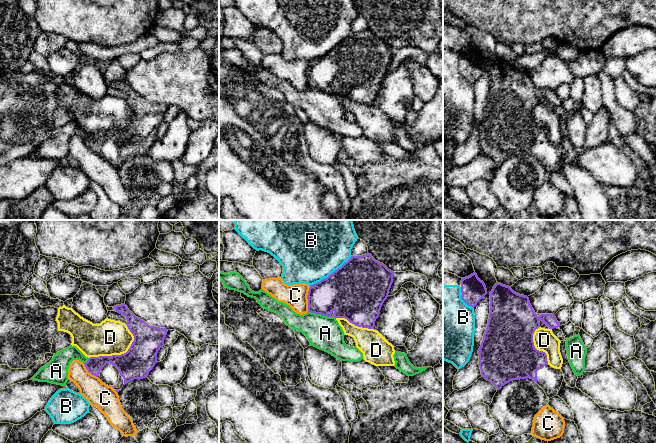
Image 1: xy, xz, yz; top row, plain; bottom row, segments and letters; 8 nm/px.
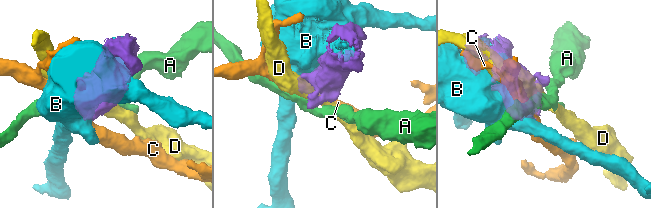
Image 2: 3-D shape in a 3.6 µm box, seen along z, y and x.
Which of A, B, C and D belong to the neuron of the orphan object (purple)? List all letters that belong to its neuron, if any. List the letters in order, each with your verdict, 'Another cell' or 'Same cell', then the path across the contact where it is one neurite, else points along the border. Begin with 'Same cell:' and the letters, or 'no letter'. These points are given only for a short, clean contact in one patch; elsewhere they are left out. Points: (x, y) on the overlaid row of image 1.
Same cell: no letter
A: Another cell. Boundary: xz (308, 311), (330, 317)
B: Another cell
C: Another cell
D: Another cell

